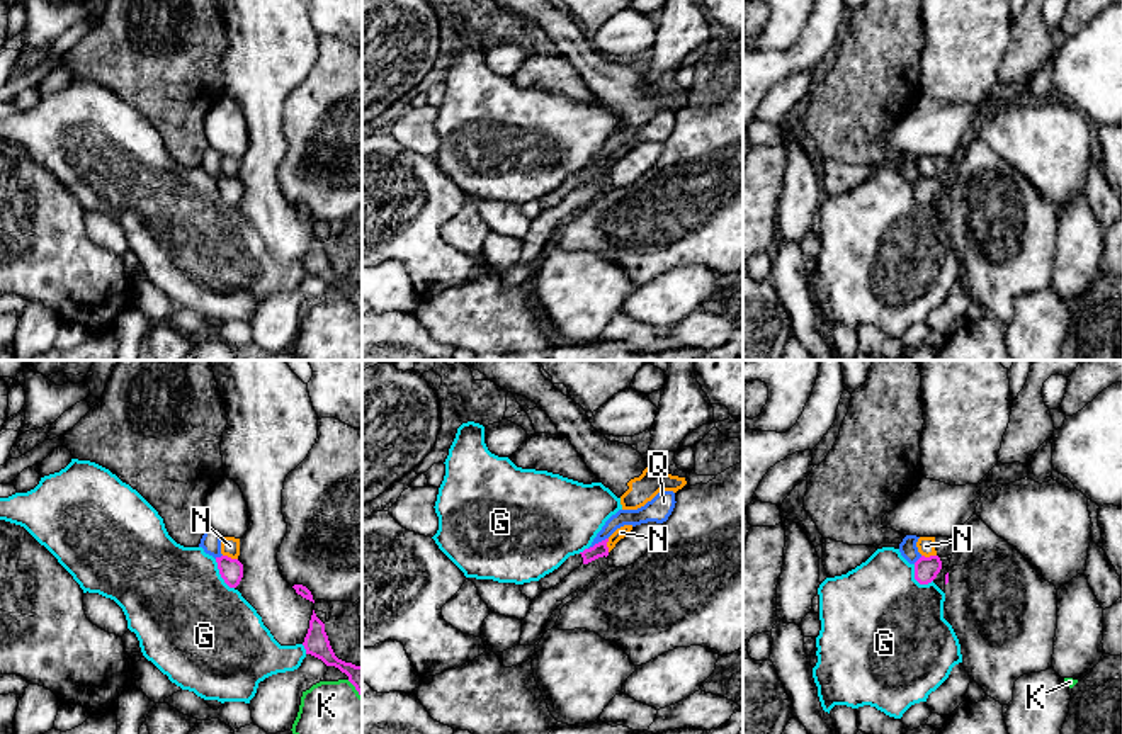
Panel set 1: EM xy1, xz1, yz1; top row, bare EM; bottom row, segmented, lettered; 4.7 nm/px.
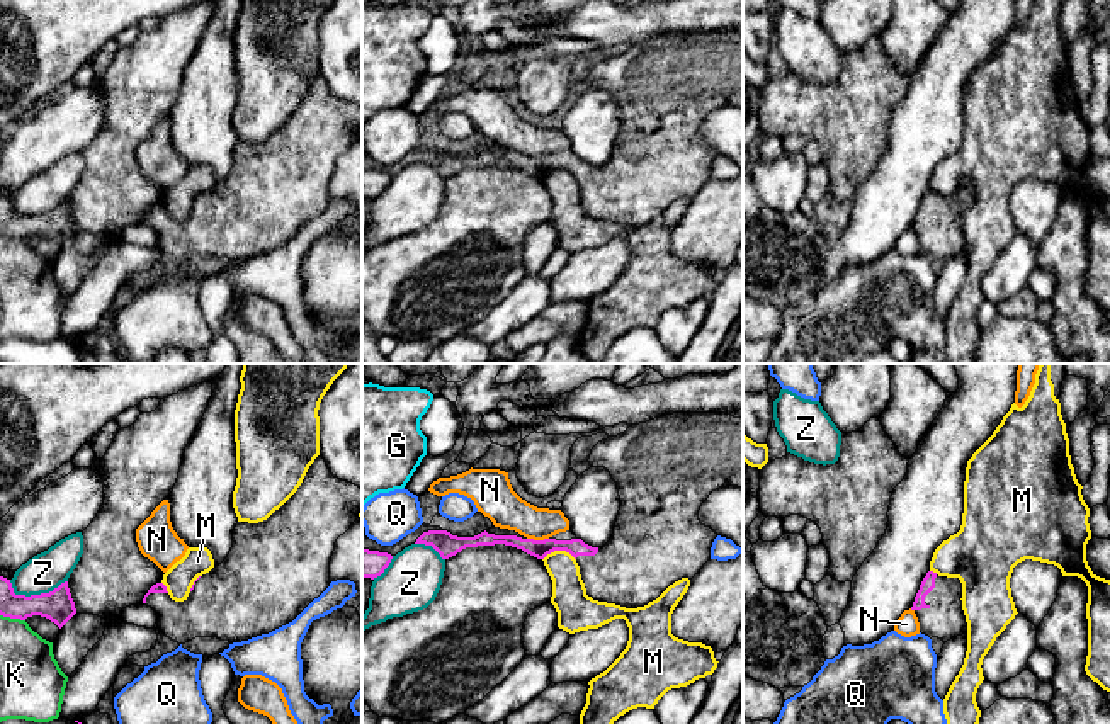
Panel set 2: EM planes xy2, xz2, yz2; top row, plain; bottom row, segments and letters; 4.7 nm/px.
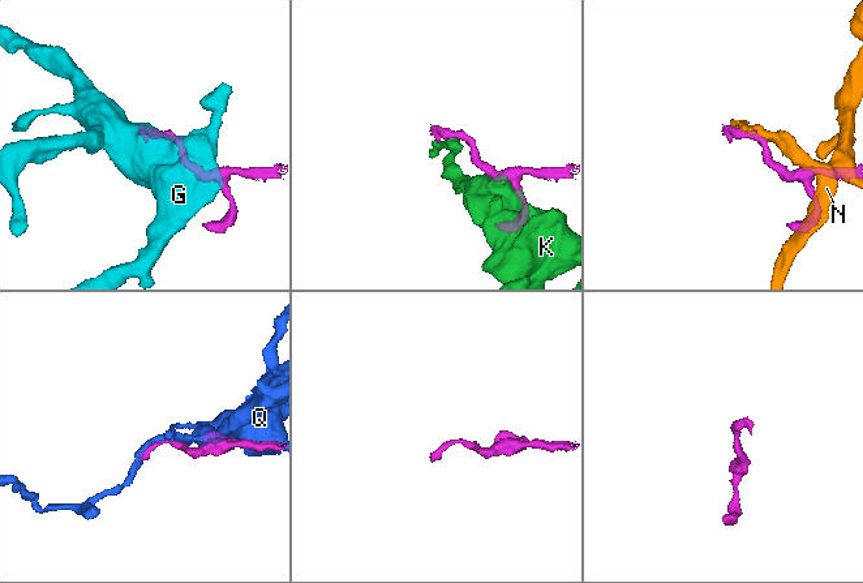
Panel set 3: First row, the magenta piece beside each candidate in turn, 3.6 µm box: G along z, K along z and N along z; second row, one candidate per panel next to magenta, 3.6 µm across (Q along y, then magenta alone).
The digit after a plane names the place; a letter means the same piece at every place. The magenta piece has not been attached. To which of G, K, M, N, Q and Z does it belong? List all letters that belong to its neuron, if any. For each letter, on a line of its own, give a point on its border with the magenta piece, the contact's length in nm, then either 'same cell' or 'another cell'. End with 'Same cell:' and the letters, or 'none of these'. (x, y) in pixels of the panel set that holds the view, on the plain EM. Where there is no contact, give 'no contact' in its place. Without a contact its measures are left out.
G: xy1 (220, 192) | 170 nm | another cell
K: xy2 (12, 237) | 120 nm | another cell
M: xz2 (558, 169) | 160 nm | another cell
N: xz2 (538, 160) | 100 nm | another cell
Q: xz1 (599, 162) | 110 nm | another cell
Z: xy2 (34, 214) | 280 nm | another cell
Same cell: none of these

